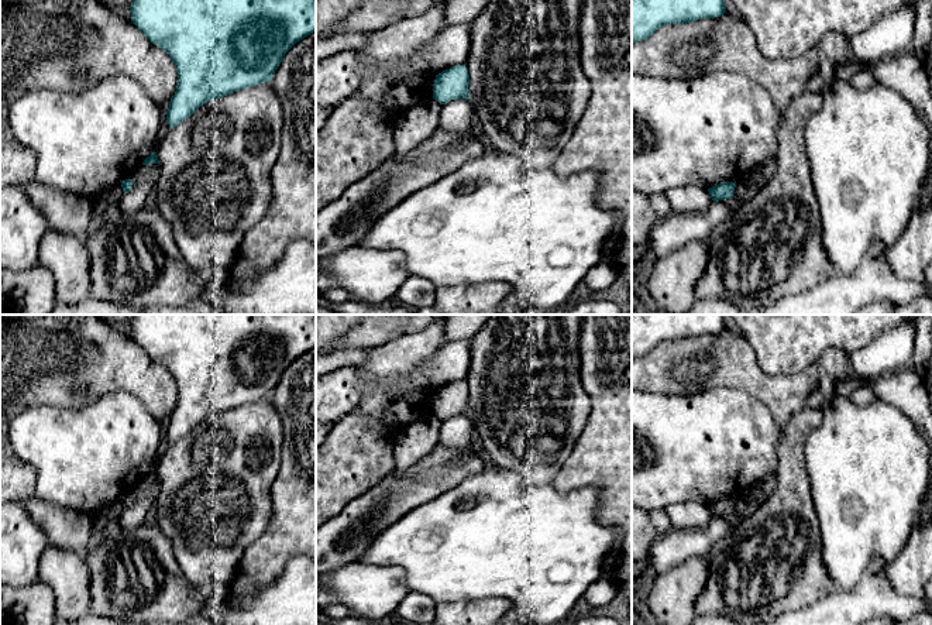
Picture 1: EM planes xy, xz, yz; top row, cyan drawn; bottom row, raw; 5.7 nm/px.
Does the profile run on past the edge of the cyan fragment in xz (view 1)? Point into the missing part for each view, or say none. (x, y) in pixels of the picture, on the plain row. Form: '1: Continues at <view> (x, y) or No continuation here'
1: No continuation here

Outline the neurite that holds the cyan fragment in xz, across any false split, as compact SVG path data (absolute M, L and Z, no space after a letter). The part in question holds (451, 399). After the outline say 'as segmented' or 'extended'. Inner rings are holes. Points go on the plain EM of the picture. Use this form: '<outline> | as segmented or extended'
M457 381L436 391L433 399L433 415L444 420L455 415L468 415L470 391L465 381Z | as segmented

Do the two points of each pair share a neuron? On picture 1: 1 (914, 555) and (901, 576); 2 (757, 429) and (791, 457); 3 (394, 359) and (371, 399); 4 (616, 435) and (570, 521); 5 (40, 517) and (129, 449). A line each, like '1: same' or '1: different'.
1: same
2: different
3: same
4: different
5: different

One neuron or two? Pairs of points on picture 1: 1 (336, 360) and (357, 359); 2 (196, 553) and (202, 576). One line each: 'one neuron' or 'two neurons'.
1: one neuron
2: one neuron

